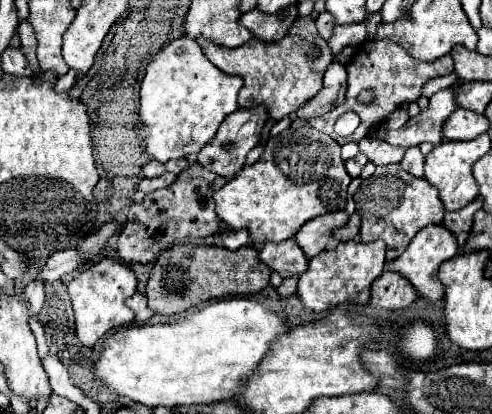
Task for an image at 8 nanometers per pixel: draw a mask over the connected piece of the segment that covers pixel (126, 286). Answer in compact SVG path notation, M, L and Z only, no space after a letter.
M103 258L101 262L87 266L67 288L75 310L77 338L83 346L93 346L107 332L133 322L133 312L125 306L125 300L137 292L137 278L127 264Z

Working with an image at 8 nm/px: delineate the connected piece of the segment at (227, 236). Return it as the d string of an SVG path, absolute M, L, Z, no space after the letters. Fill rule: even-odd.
M223 230L219 236L221 236L223 246L229 250L237 250L237 248L249 244L249 232L245 232L245 230Z

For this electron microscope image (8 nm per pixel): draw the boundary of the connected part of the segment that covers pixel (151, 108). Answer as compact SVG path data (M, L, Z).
M179 38L163 46L147 64L145 76L141 80L139 88L139 124L145 134L145 144L147 152L151 158L159 162L169 162L169 160L179 160L189 154L199 154L199 150L209 144L219 128L219 124L235 112L237 106L237 94L243 86L243 78L239 76L227 76L221 72L217 66L213 66L205 54L201 52L199 44L193 38Z

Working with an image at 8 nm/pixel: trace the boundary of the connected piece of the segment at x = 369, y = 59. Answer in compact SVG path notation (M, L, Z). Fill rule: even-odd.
M383 38L383 40L365 40L365 42L357 48L357 52L355 52L355 56L353 56L353 62L347 64L349 86L347 86L347 100L345 100L345 104L335 106L335 108L333 108L331 112L327 112L325 116L319 116L319 118L313 118L313 120L307 120L307 122L297 118L297 120L293 120L291 126L293 126L293 128L299 128L299 126L303 126L303 124L313 126L315 130L321 130L321 132L329 134L331 138L335 138L339 144L359 142L359 140L365 138L375 126L379 126L381 122L384 122L385 118L387 118L393 110L399 108L403 102L407 102L407 104L417 102L417 100L421 98L421 88L423 88L423 84L425 84L427 80L437 78L437 76L447 76L447 74L451 74L451 72L453 72L451 54L447 54L447 56L443 56L443 58L427 64L427 62L421 62L421 60L413 58L405 48L401 48L399 44L395 44L395 42L389 40L389 38ZM367 88L373 88L373 90L375 90L375 102L363 106L363 104L357 102L357 94L359 94L361 90L367 90ZM347 110L357 112L357 116L361 118L361 124L359 124L357 132L351 134L351 138L341 138L341 136L335 134L333 124L335 124L335 120L337 120L343 112L347 112Z

